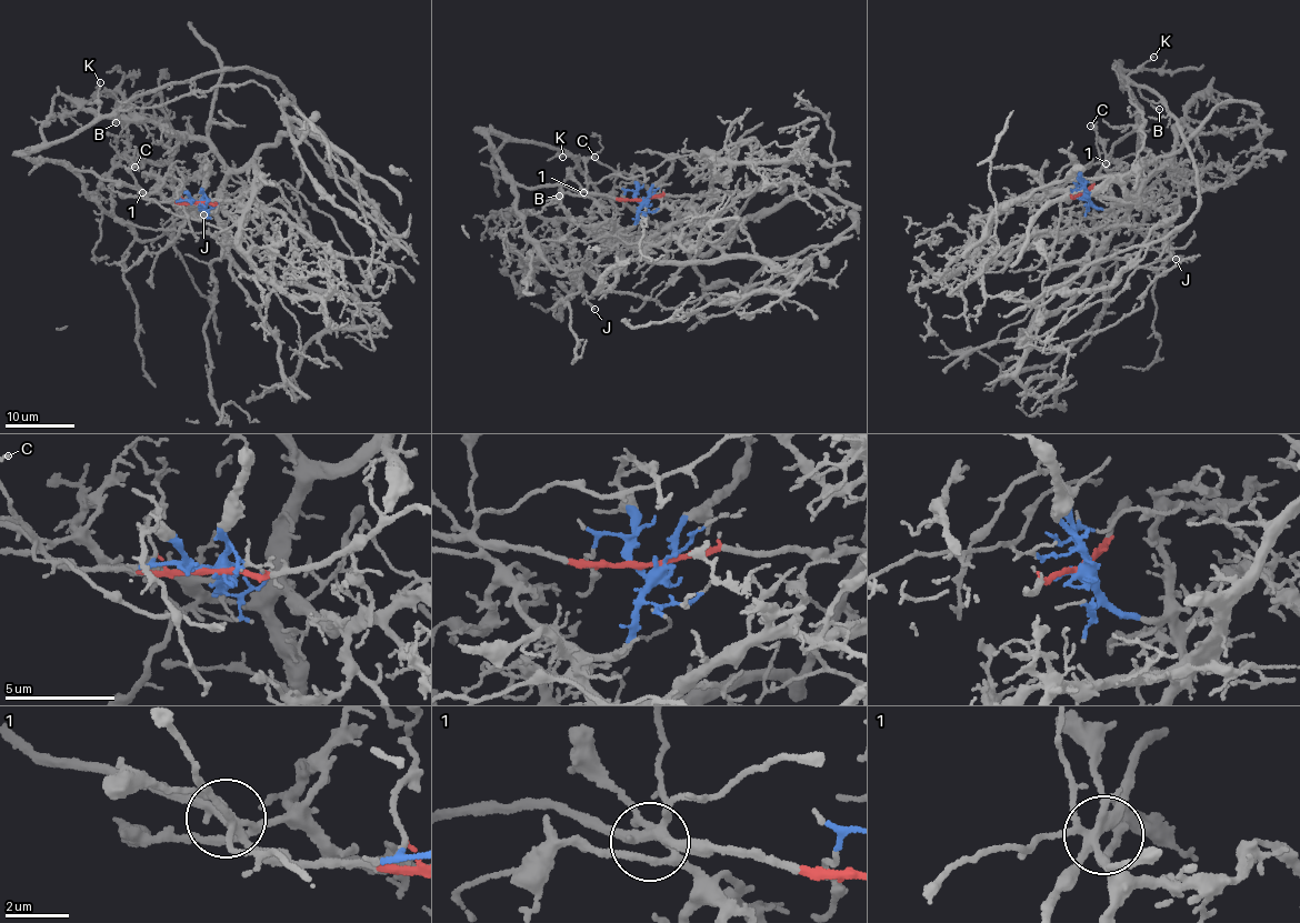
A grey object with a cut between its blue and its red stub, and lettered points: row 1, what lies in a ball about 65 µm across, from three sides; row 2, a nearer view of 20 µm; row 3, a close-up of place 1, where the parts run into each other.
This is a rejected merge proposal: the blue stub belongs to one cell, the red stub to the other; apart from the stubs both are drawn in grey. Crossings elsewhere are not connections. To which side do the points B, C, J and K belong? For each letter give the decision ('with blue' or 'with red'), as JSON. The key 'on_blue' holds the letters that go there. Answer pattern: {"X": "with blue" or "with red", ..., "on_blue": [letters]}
{"B": "with red", "C": "with red", "J": "with blue", "K": "with red", "on_blue": ["J"]}

